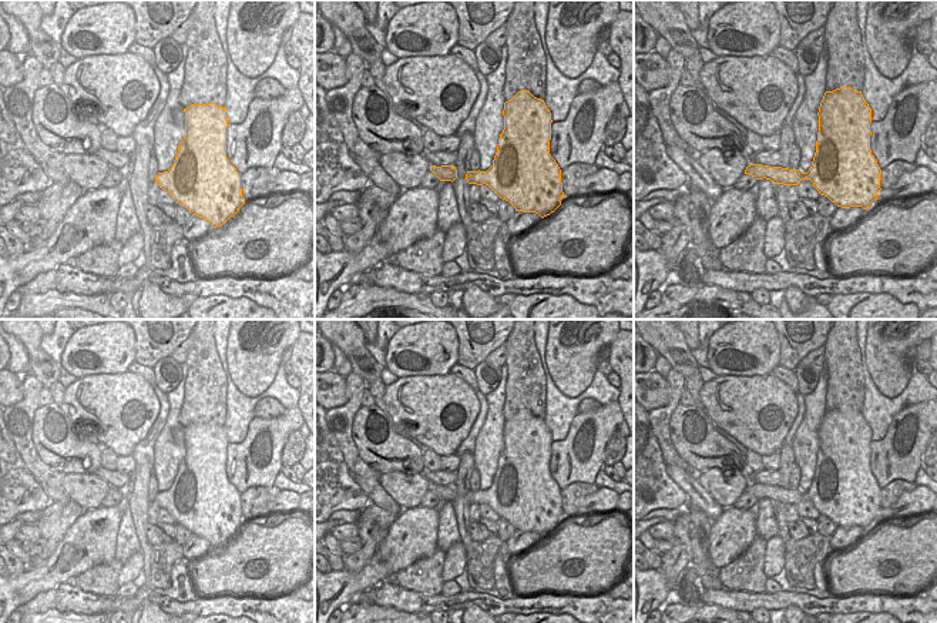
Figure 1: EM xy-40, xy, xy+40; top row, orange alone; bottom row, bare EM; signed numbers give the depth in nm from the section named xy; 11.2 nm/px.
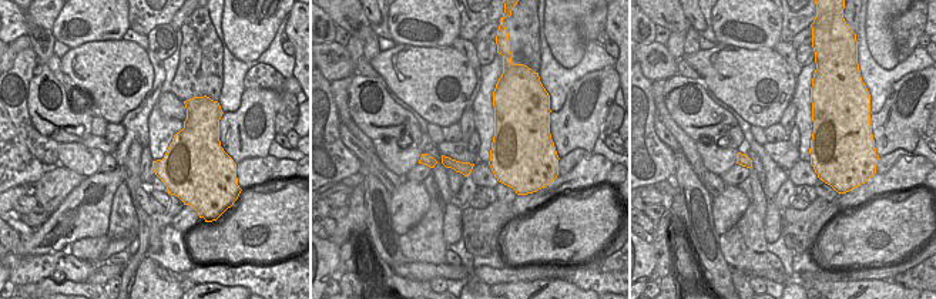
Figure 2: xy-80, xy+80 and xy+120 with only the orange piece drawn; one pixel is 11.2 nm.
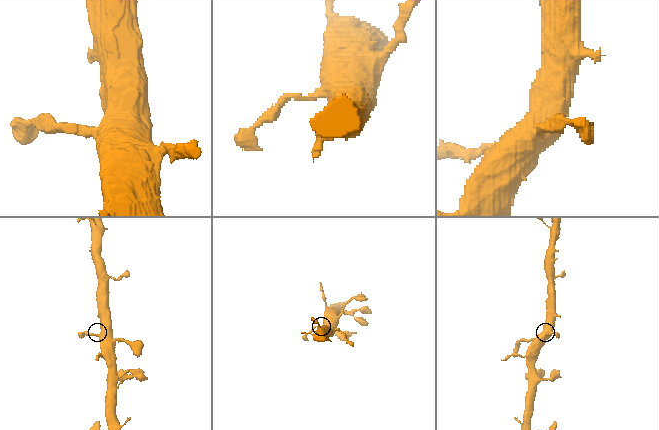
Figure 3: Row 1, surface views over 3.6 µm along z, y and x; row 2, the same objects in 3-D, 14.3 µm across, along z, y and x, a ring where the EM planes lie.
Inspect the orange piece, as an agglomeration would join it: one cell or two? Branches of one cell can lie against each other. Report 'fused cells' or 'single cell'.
single cell

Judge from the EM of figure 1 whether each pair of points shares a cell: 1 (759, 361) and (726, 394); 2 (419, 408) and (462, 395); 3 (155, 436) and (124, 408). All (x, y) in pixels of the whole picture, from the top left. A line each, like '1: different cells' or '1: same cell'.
1: different cells
2: same cell
3: different cells

